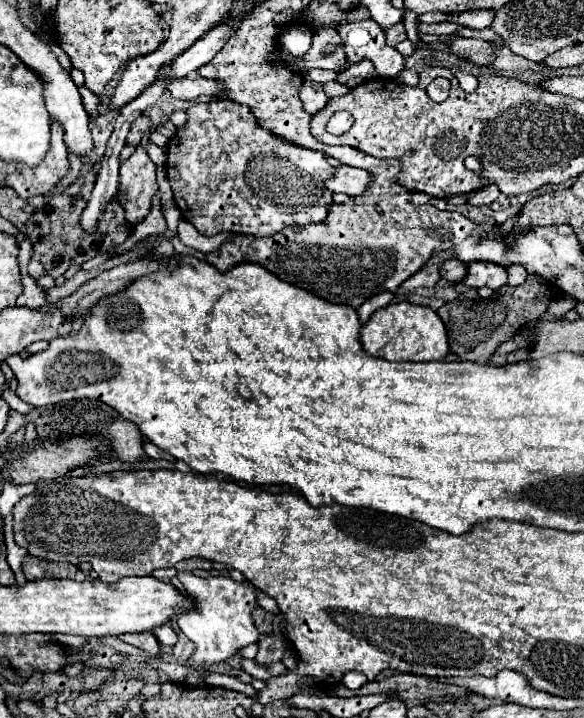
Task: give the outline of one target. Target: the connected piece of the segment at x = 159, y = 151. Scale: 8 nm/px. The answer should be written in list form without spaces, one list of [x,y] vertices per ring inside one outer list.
[[[152,140],[148,142],[148,146],[146,146],[146,152],[148,152],[150,160],[152,160],[156,166],[162,166],[162,164],[164,164],[164,156],[166,156],[166,150],[164,150],[164,148],[160,148],[160,146],[156,146]]]

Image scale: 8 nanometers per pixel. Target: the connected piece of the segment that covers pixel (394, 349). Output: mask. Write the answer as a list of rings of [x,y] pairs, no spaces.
[[[408,302],[388,304],[386,308],[374,312],[372,318],[360,330],[360,344],[368,354],[392,362],[432,362],[444,360],[448,354],[446,328],[440,316],[426,306],[416,306]]]

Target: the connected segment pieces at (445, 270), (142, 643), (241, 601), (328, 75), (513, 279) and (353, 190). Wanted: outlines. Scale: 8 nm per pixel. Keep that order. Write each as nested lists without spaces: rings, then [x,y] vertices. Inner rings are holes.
[[[450,258],[440,264],[440,276],[452,284],[460,282],[464,278],[464,274],[466,274],[466,264],[458,258]]]
[[[152,632],[122,634],[122,636],[118,636],[118,638],[120,638],[122,642],[126,642],[126,644],[132,644],[132,646],[136,646],[136,648],[140,648],[140,650],[152,654],[152,656],[156,656],[156,654],[160,652],[160,644],[158,644],[156,636],[152,636]]]
[[[178,572],[178,578],[186,588],[186,596],[194,600],[194,610],[182,612],[178,616],[180,630],[196,646],[194,656],[190,658],[190,666],[188,666],[190,676],[186,678],[186,682],[202,686],[204,684],[202,672],[206,672],[204,668],[200,668],[202,664],[210,666],[210,664],[226,662],[230,656],[236,654],[238,648],[258,642],[260,632],[256,630],[252,616],[250,616],[252,610],[258,606],[256,604],[256,588],[248,582],[246,584],[234,582],[228,576],[200,578],[200,576],[194,576],[192,572]]]
[[[306,72],[304,78],[312,80],[312,82],[318,82],[318,84],[326,84],[326,82],[334,82],[338,74],[340,72]]]
[[[520,264],[506,266],[506,272],[508,272],[508,284],[510,284],[510,286],[518,286],[518,284],[522,284],[522,282],[526,280],[526,276],[528,276],[526,268],[520,266]]]
[[[336,166],[336,176],[330,178],[330,188],[344,194],[360,194],[368,186],[368,174],[352,166]]]

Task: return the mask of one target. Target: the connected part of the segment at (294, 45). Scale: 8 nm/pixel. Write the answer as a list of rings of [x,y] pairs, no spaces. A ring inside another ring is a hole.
[[[288,26],[280,32],[280,46],[292,56],[302,56],[312,42],[312,30],[308,26]]]

